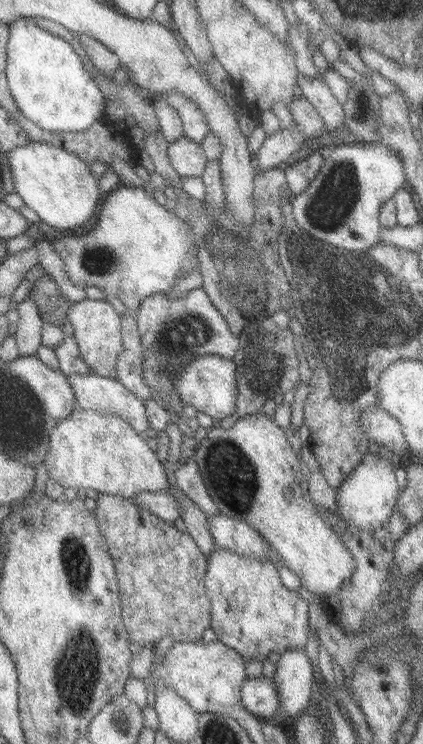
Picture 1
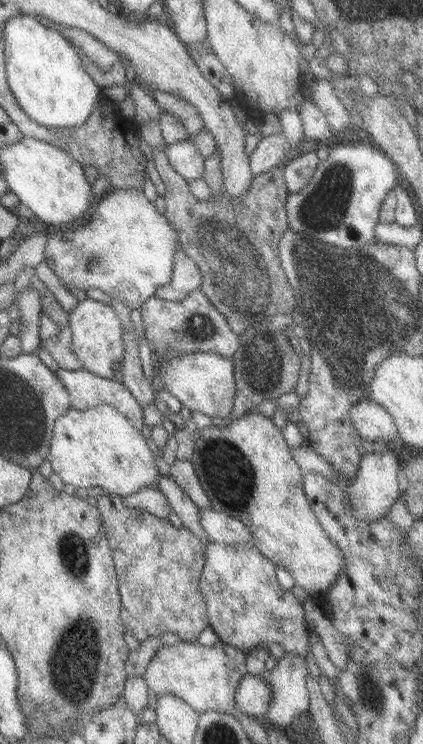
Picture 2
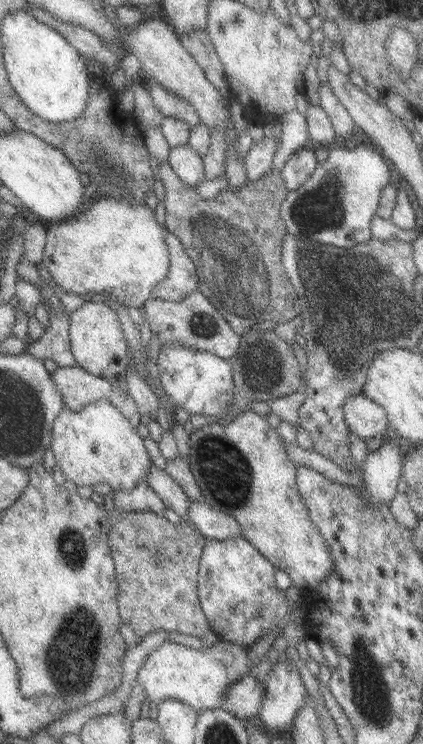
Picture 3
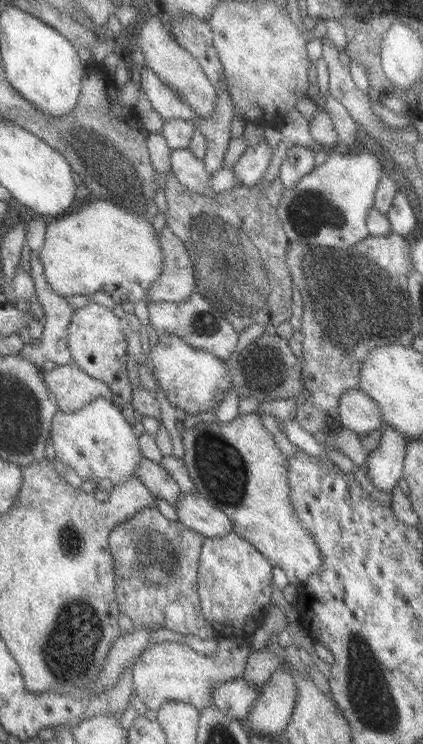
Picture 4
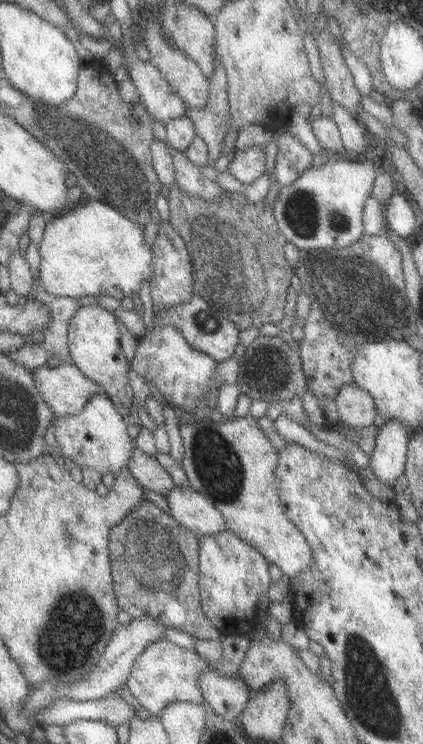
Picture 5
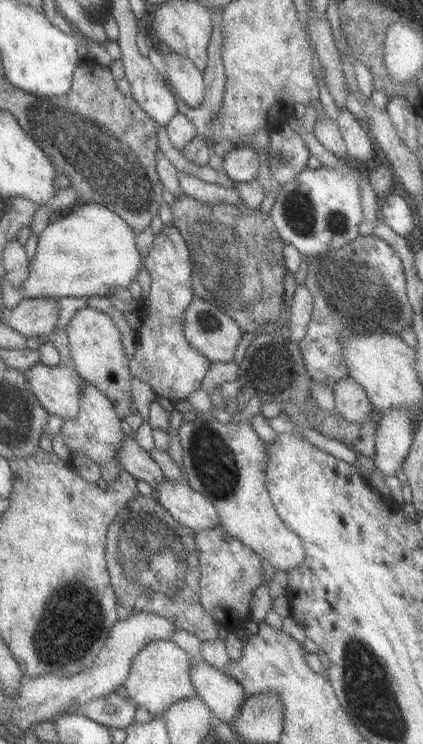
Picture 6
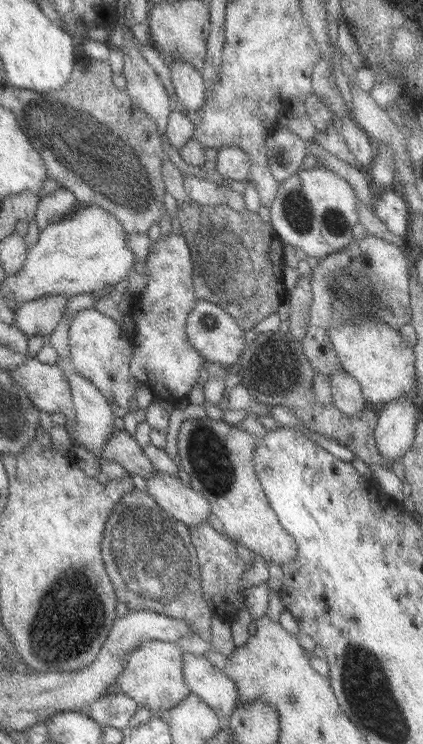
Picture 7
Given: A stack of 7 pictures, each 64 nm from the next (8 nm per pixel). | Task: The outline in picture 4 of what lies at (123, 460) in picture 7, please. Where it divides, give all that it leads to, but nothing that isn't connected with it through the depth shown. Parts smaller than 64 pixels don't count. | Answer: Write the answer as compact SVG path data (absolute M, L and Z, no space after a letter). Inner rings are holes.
M141 458L141 462L137 464L137 472L135 472L135 478L149 488L149 492L153 492L153 496L161 498L163 502L167 502L169 506L175 506L179 496L181 496L181 490L179 486L165 474L165 470L161 466L157 466L155 462L147 460L147 458Z

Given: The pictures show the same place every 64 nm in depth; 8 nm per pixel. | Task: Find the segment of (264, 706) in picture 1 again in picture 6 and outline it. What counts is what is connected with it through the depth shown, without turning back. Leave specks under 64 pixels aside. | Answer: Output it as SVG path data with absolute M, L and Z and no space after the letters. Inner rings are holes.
M203 660L193 664L189 678L197 698L205 702L219 722L229 724L235 716L239 716L239 710L245 702L245 690L237 680L229 678L223 670L209 666Z

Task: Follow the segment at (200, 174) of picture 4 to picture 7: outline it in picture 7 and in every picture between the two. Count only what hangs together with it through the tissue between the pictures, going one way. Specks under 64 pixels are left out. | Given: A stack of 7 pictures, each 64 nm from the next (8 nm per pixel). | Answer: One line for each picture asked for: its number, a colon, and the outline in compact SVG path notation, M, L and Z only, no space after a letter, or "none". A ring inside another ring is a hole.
5: M185 152L173 154L173 176L175 176L175 186L181 188L187 194L193 194L197 198L219 198L221 194L227 194L221 190L215 182L203 178L201 166L193 164Z
6: M179 172L179 190L181 194L195 198L199 202L227 202L231 206L237 206L237 202L241 202L239 194L233 188L207 184L195 178L193 174L185 174L185 172Z
7: M183 176L183 182L185 182L183 188L185 188L189 202L197 202L201 206L227 206L237 212L245 210L243 194L233 192L229 188L221 188L213 180L207 180L203 176L199 178Z

